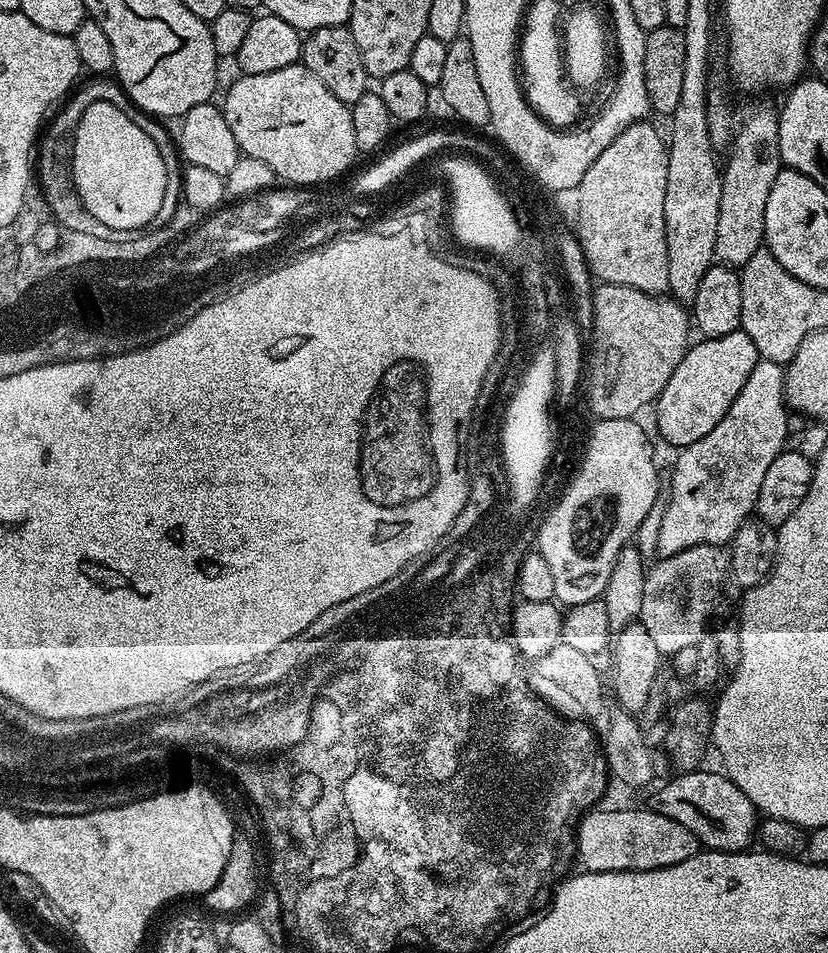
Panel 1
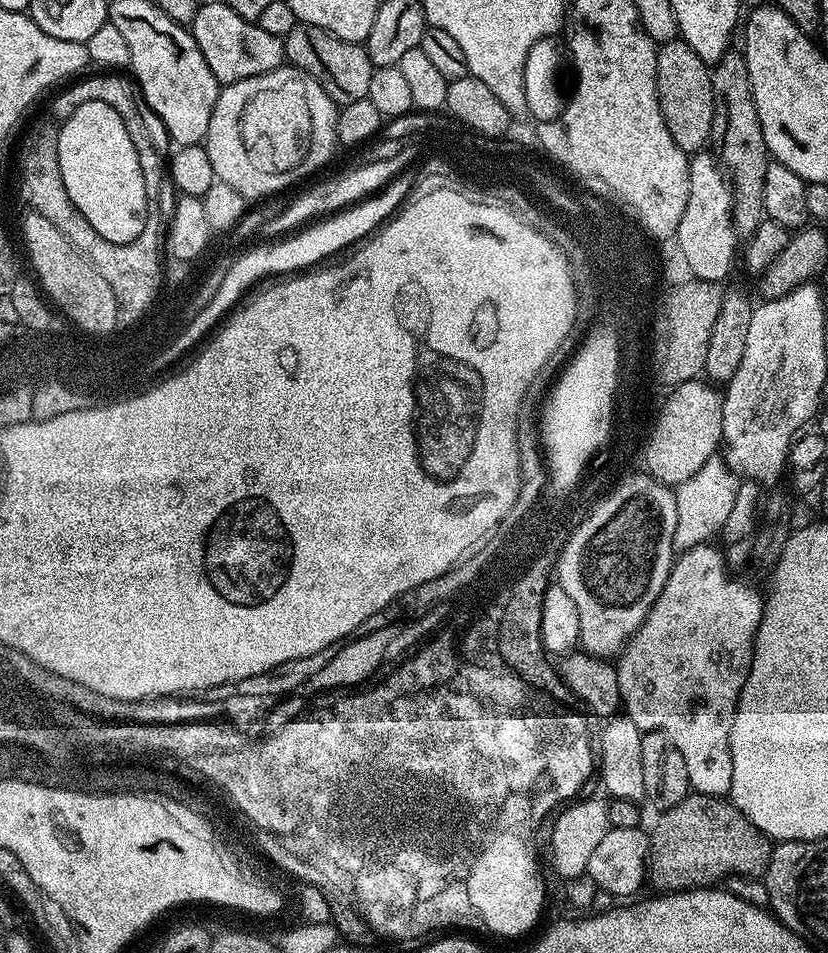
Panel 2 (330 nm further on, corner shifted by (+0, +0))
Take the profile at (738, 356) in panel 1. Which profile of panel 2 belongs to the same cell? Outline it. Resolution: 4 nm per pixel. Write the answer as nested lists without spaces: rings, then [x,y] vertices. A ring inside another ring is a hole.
[[[697,378],[677,384],[673,393],[666,398],[665,404],[656,415],[656,422],[660,428],[656,428],[652,435],[652,448],[648,448],[648,464],[652,464],[651,473],[660,476],[660,484],[677,486],[690,479],[705,465],[706,460],[718,452],[721,447],[724,431],[722,430],[722,406],[724,405],[721,393],[711,383]]]

